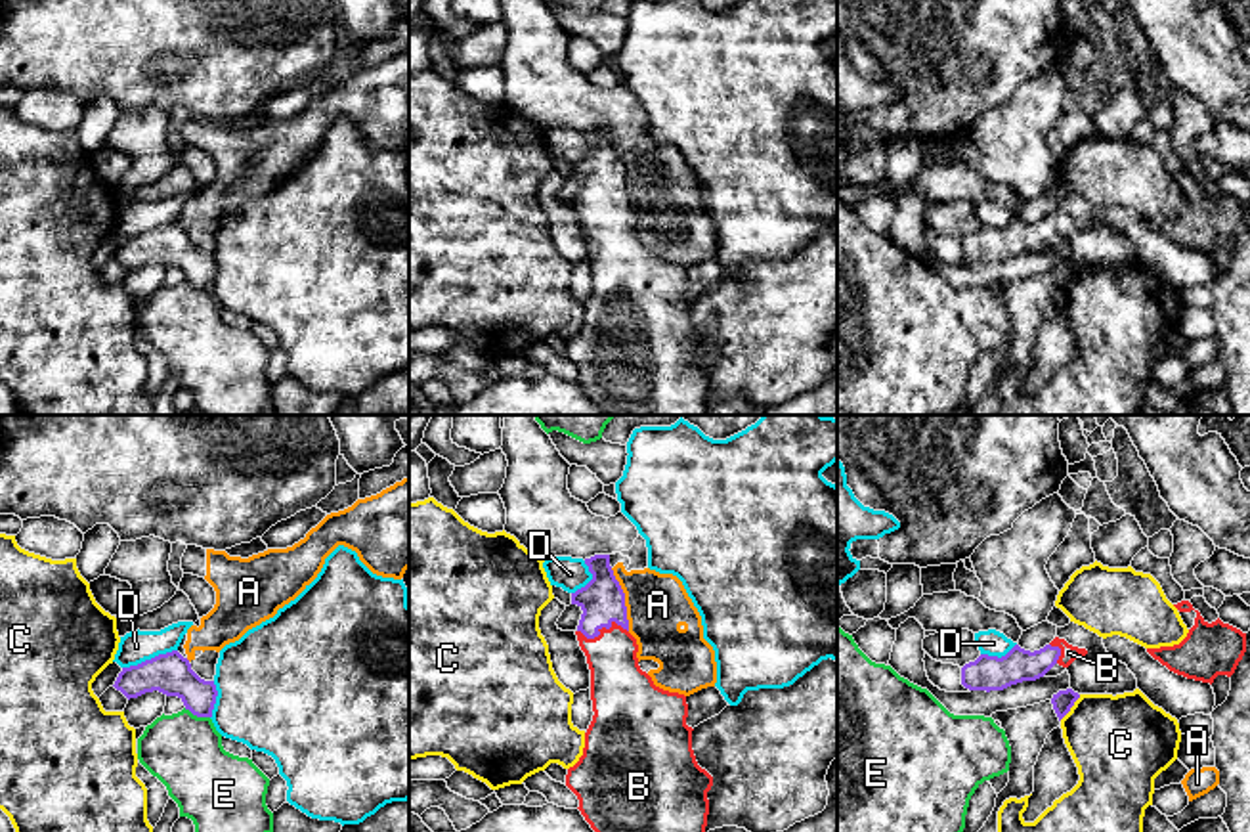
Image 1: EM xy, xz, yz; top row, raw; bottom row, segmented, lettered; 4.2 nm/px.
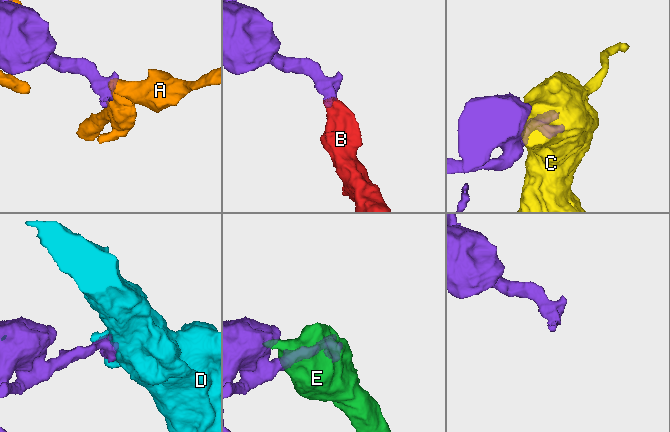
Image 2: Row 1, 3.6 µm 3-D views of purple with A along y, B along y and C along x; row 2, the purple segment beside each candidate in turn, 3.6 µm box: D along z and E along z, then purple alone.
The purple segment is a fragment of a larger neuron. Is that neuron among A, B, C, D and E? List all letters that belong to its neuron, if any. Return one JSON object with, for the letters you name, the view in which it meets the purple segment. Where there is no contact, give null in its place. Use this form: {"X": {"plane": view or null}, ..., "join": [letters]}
{"B": {"plane": "xz"}, "join": ["B"]}

